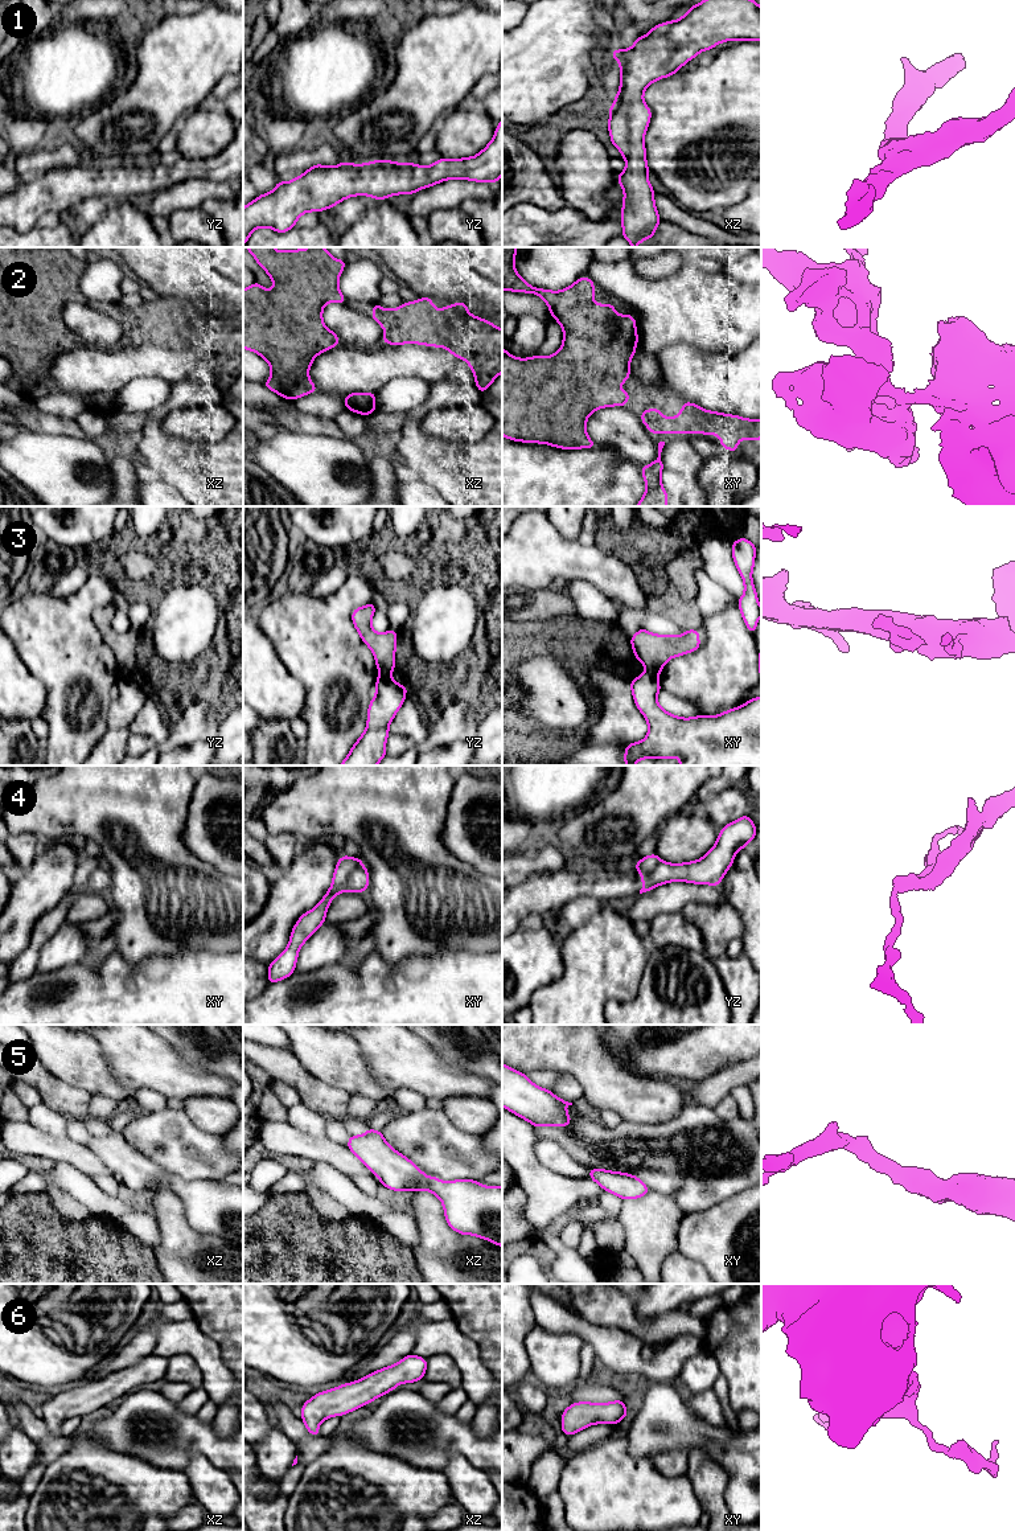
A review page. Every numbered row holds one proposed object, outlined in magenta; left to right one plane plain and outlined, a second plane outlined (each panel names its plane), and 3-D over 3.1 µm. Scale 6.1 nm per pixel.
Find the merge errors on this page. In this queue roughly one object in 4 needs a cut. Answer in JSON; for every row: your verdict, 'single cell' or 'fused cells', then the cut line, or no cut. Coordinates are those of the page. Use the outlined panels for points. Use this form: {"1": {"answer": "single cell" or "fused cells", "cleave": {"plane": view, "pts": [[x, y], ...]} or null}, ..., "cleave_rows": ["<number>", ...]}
{"1": {"answer": "single cell", "cleave": null}, "2": {"answer": "single cell", "cleave": null}, "3": {"answer": "fused cells", "cleave": {"plane": "yz", "pts": [[379, 673], [389, 677]]}}, "4": {"answer": "fused cells", "cleave": {"plane": "xy", "pts": [[362, 865], [352, 871], [345, 889]]}}, "5": {"answer": "single cell", "cleave": null}, "6": {"answer": "single cell", "cleave": null}, "cleave_rows": ["3", "4"]}

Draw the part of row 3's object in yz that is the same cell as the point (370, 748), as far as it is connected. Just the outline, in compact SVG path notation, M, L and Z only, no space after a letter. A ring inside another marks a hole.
M379 674L375 693L367 709L365 732L340 766L377 766L386 756L389 726L404 702L407 686L399 685L389 676Z

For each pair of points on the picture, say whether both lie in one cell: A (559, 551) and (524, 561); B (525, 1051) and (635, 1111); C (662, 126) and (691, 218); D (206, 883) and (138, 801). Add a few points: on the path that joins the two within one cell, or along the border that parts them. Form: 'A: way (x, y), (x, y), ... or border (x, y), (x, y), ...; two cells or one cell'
A: way (550, 557), (533, 557); one cell
B: way (553, 1051), (575, 1051), (607, 1083); one cell
C: border (670, 197), (695, 214); two cells
D: way (185, 865), (143, 823); one cell

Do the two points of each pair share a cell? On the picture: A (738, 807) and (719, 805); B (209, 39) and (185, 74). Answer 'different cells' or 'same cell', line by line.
A: same cell
B: same cell

